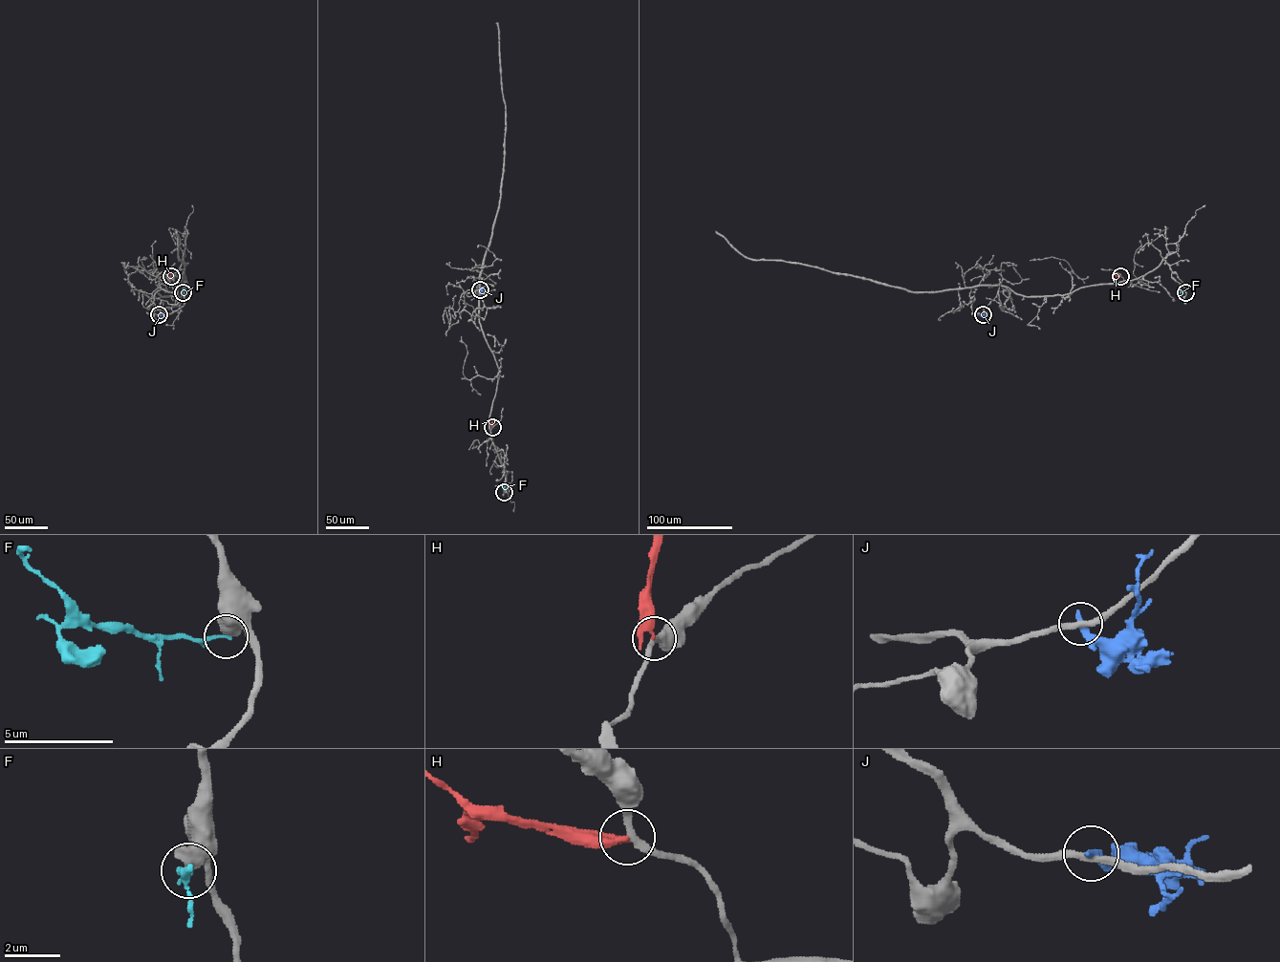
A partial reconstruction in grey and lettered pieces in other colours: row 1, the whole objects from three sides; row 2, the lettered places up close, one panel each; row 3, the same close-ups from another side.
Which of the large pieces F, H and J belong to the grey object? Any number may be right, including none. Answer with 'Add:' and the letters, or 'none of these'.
Add: none of these

